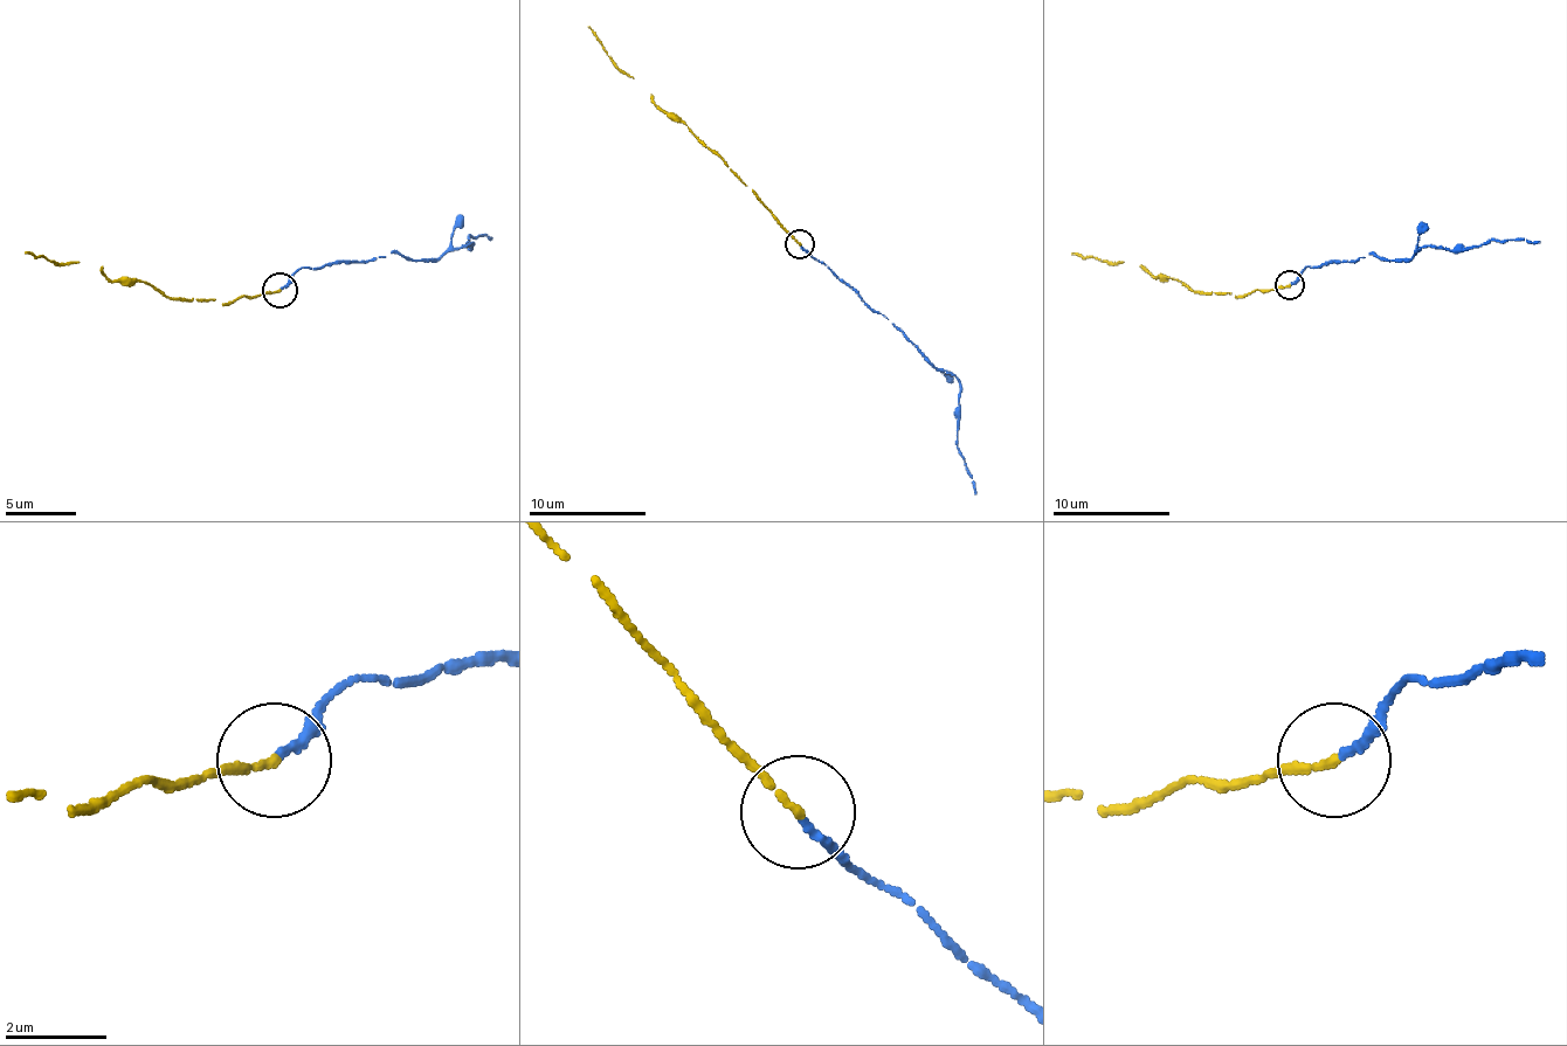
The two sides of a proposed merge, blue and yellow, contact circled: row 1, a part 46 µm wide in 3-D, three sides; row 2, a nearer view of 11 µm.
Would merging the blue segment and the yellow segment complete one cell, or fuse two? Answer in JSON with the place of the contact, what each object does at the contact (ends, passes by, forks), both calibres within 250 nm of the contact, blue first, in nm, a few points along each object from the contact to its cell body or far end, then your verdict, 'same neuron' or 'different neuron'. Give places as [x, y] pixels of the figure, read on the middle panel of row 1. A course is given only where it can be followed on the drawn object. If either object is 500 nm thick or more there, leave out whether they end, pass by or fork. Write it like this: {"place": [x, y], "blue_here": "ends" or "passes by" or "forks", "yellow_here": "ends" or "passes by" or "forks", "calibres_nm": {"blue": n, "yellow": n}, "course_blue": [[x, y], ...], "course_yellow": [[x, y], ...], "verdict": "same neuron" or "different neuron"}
{"place": [800, 244], "blue_here": "ends", "yellow_here": "ends", "calibres_nm": {"blue": 160, "yellow": 150}, "course_blue": [[800, 247], [891, 323], [932, 364], [959, 381], [957, 449], [977, 493]], "course_yellow": [[800, 243], [759, 196], [615, 64], [588, 26]], "verdict": "same neuron"}

